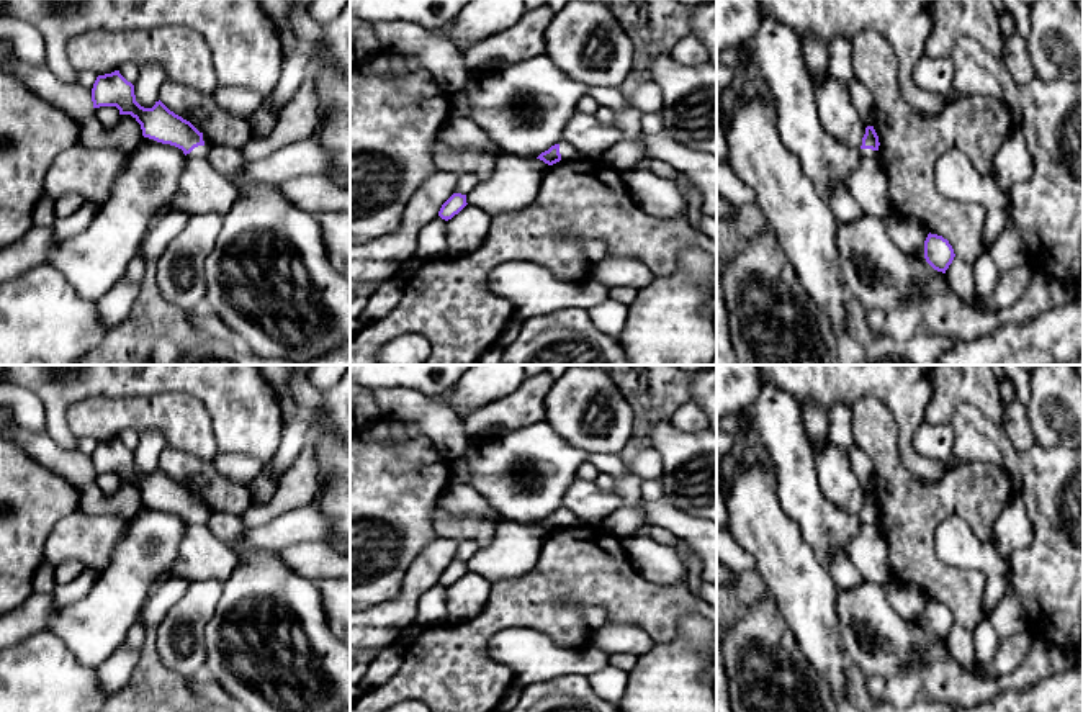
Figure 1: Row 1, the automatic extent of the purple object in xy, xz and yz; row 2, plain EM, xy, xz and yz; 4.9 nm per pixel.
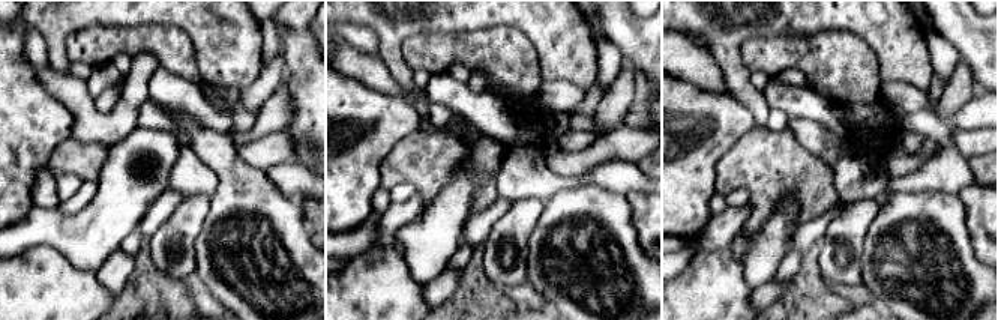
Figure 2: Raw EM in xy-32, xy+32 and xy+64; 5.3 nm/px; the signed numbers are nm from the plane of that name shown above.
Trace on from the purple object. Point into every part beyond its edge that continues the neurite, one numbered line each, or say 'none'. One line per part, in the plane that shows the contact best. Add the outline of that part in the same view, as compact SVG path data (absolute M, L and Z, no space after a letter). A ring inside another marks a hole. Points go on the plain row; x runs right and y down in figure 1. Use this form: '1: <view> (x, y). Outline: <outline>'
1: xy (202, 555). Outline: M198 512L186 520L172 576L183 578L190 584L204 579L226 583L239 563L236 552L209 532L204 512Z

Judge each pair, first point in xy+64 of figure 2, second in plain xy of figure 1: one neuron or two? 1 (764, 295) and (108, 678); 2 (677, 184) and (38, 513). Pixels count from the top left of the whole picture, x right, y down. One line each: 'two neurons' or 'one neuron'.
1: one neuron
2: one neuron

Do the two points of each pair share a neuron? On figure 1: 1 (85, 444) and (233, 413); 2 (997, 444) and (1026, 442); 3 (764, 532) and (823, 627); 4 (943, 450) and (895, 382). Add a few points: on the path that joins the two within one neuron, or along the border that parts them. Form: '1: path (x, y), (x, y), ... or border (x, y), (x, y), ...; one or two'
1: border (76, 439), (77, 447); two
2: border (1000, 424), (1020, 452), (1026, 452), (1036, 444); two
3: path (781, 555), (800, 585), (808, 604); one
4: border (923, 421), (915, 434), (915, 447), (936, 459); two

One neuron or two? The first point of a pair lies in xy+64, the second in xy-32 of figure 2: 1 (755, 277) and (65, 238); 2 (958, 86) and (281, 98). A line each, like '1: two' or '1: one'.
1: one
2: one

